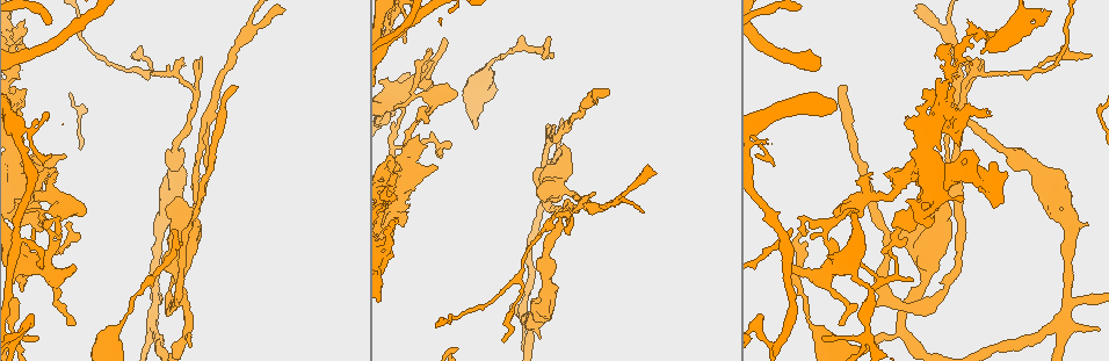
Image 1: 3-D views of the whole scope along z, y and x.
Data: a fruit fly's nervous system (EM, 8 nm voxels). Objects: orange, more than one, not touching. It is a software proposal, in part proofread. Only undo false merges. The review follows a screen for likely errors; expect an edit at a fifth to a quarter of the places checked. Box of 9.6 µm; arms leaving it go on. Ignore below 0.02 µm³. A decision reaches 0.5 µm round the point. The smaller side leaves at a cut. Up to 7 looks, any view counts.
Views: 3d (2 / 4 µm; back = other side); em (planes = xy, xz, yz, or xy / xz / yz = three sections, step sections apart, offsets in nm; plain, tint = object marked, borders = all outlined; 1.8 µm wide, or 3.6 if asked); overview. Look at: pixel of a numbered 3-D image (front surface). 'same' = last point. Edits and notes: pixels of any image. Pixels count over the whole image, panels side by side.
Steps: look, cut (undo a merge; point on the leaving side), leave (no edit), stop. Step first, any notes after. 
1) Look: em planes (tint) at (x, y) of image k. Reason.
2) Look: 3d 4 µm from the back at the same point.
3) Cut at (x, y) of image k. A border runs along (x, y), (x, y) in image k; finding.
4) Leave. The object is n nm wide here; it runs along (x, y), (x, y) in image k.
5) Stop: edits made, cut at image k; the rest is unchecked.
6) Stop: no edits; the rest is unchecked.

Look: em planes (tint) at (20, 101) of image 1.

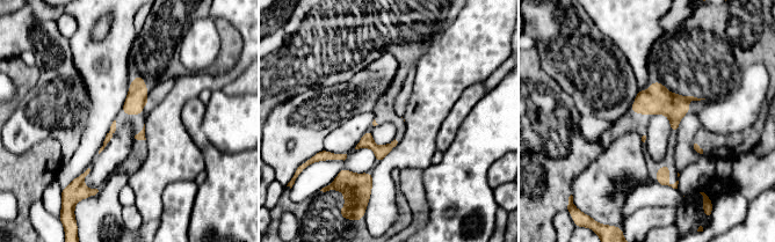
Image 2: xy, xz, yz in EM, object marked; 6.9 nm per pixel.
Leave. Continuous, no second neuron.

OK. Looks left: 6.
Look: em 3.6 µm planes (tint) at (399, 100) of image 1. Looks like a crossing.

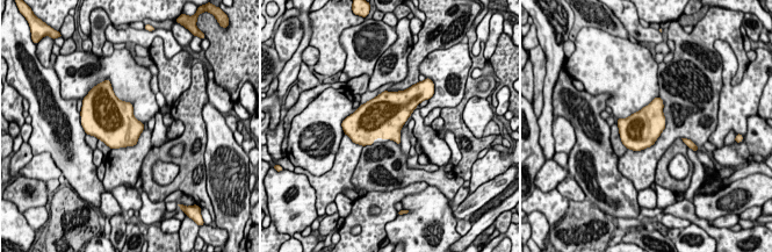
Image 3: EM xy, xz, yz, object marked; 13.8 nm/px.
Leave. The object is 500 nm wide here; one neuron here.

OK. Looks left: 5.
Look: em yz step 4 (tint) at (1066, 208) of image 1. Abrupt turn.

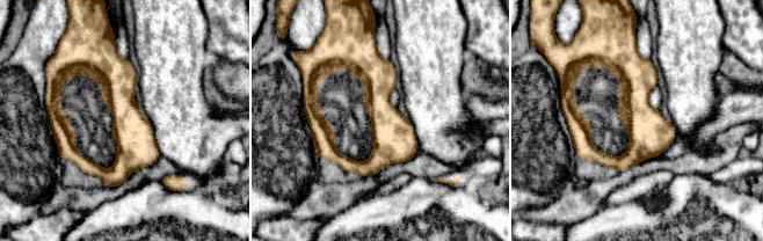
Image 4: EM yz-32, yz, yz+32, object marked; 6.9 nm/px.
Look: em planes (borders) at the same point. Cut it another way.

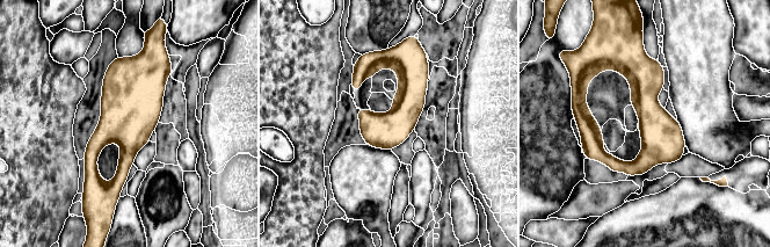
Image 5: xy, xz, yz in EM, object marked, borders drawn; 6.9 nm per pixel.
Leave. Continuous, no second neuron.

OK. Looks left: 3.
Stop: no edits; the rest is unchecked.

